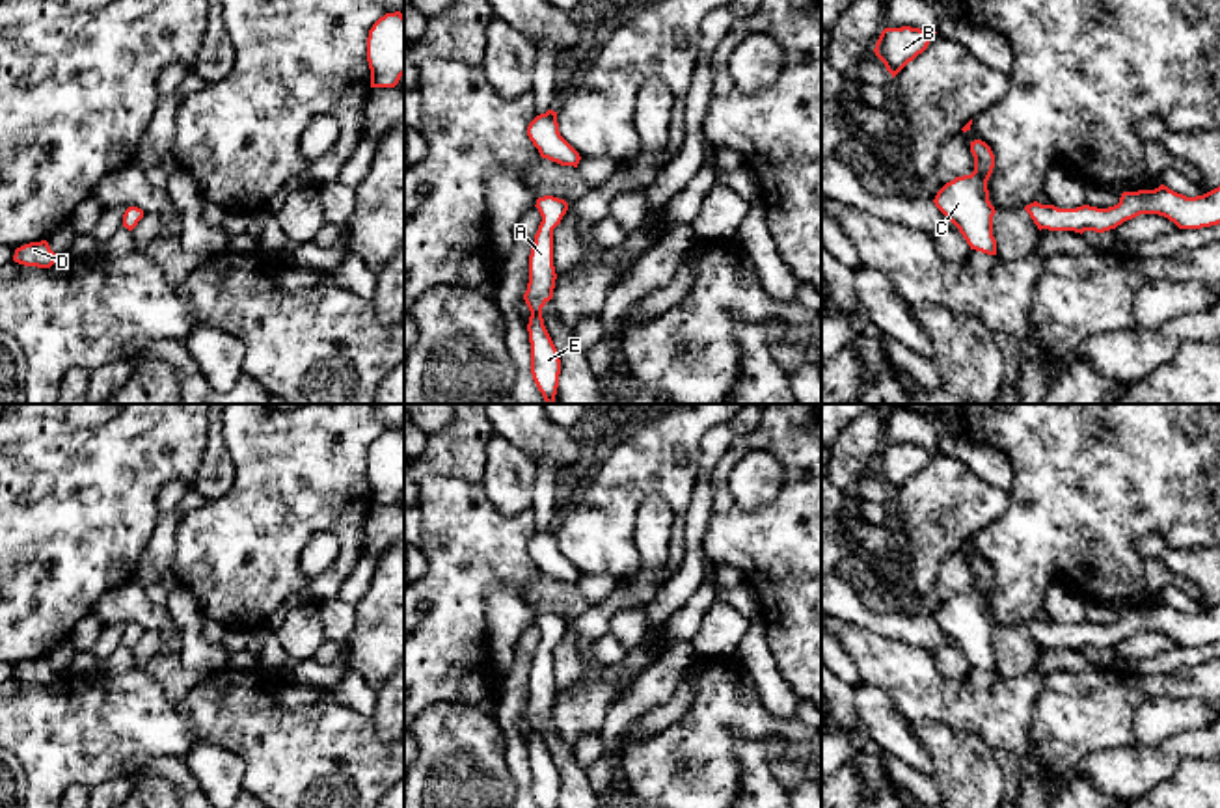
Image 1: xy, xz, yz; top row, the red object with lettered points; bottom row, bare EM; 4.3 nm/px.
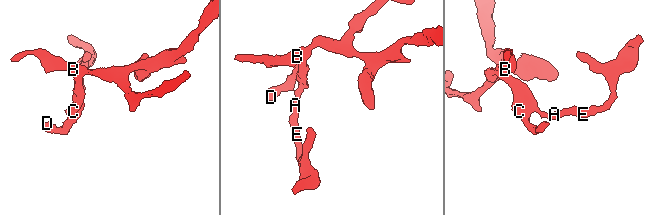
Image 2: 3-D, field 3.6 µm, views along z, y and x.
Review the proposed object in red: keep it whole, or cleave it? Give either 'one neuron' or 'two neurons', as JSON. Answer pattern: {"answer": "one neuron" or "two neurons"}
{"answer": "one neuron"}

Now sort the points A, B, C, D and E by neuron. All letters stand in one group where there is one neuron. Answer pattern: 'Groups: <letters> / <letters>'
Groups: A B C D E

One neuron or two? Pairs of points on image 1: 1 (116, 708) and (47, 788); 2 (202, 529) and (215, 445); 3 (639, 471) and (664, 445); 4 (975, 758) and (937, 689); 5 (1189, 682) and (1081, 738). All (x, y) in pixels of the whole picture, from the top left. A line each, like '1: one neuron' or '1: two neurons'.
1: one neuron
2: two neurons
3: one neuron
4: two neurons
5: one neuron

